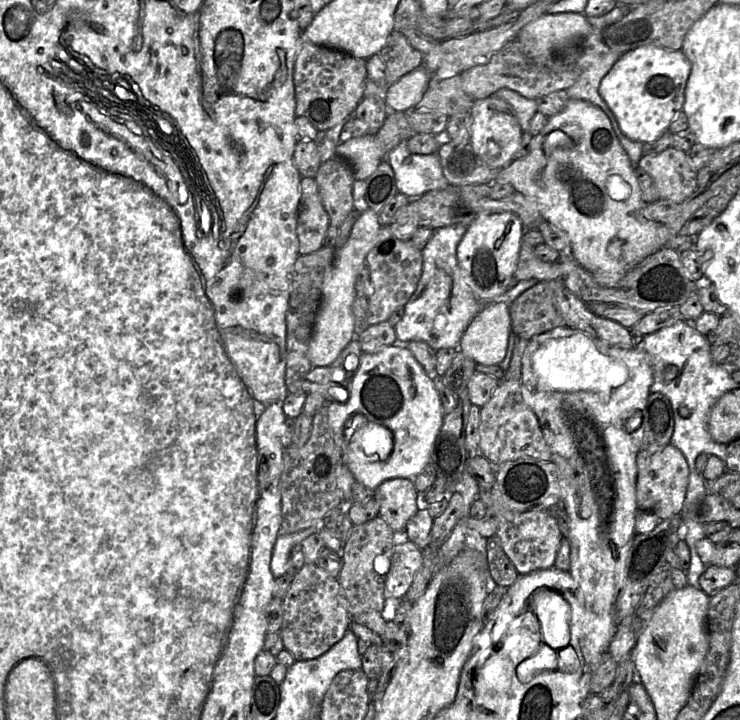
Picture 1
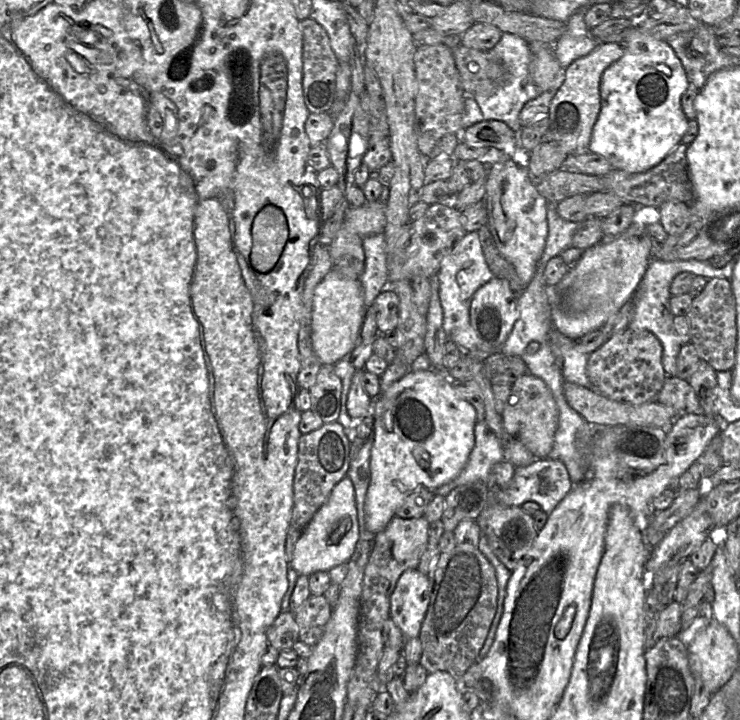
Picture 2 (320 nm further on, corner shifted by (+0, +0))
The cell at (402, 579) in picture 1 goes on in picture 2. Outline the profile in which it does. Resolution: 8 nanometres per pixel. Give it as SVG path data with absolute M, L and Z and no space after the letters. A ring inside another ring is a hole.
M418 569L401 574L390 597L390 616L406 638L419 637L430 598L428 575Z

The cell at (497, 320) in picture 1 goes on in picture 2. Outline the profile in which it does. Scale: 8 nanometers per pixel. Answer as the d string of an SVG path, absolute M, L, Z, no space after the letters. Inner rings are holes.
M569 381L564 382L563 388L565 398L570 407L577 411L590 426L595 428L611 426L655 426L665 429L667 432L667 429L671 428L678 417L672 408L656 401L638 405L619 402L601 395L594 389L586 388Z

